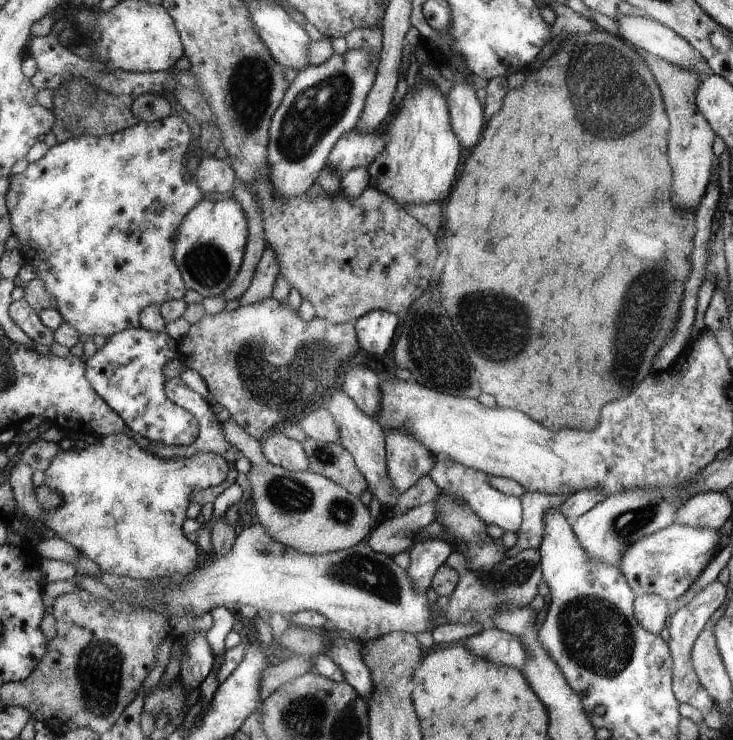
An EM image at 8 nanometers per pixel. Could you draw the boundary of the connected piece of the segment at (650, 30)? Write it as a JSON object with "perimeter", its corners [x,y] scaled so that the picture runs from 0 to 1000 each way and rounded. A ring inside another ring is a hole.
{"perimeter":[[[846,19],[843,26],[838,24],[838,30],[843,31],[849,51],[866,65],[873,65],[876,73],[895,73],[914,86],[944,92],[944,97],[952,97],[958,104],[970,100],[958,74],[930,49],[903,31],[881,22],[854,19]]]}

